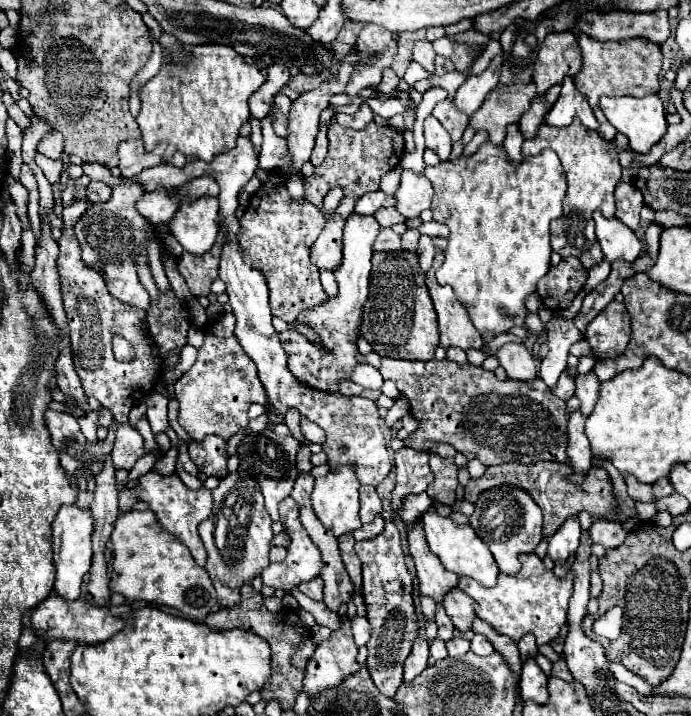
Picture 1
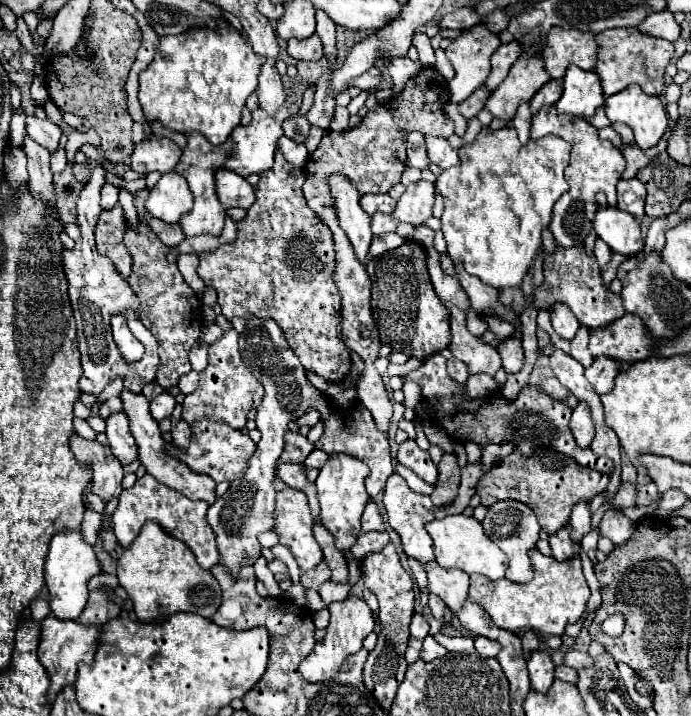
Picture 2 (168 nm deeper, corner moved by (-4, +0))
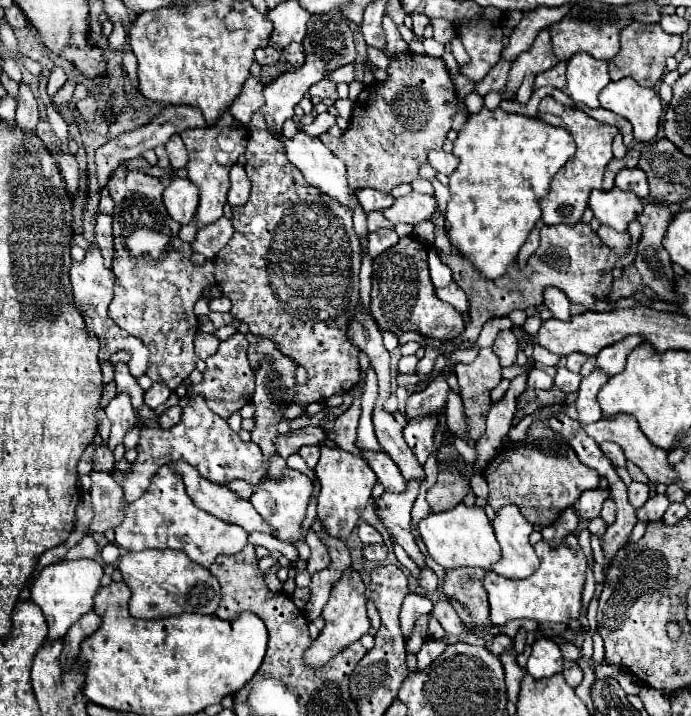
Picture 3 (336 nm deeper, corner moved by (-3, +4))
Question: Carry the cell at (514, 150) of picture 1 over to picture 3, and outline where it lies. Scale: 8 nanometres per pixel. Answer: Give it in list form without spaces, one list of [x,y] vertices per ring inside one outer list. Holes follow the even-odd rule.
[[[526,73],[526,77],[524,77],[522,85],[518,87],[516,101],[520,101],[520,103],[526,103],[526,101],[530,99],[530,95],[532,95],[532,87],[534,87],[534,75],[532,75],[532,73]]]

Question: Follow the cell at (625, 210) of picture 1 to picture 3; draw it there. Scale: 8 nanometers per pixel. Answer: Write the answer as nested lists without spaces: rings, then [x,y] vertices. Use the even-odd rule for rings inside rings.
[[[634,167],[634,169],[622,169],[616,175],[616,187],[624,191],[634,191],[640,199],[648,197],[648,179],[644,177],[644,171]]]

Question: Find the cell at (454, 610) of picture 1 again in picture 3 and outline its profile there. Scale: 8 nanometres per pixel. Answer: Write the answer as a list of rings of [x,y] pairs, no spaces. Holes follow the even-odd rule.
[[[410,481],[404,493],[382,493],[378,501],[374,501],[376,517],[382,521],[386,531],[394,537],[394,541],[410,555],[414,563],[420,567],[426,565],[424,553],[418,549],[412,533],[410,533],[410,509],[418,497],[418,487],[422,481]]]

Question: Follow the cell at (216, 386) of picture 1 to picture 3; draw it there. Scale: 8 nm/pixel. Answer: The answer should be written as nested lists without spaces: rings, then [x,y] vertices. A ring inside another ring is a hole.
[[[242,333],[232,335],[230,339],[220,343],[220,349],[216,355],[206,359],[206,371],[204,371],[204,381],[200,385],[194,385],[190,389],[192,393],[200,393],[204,395],[208,407],[218,413],[220,417],[228,419],[234,411],[242,409],[246,403],[252,401],[252,393],[254,393],[254,371],[248,363],[248,341]]]

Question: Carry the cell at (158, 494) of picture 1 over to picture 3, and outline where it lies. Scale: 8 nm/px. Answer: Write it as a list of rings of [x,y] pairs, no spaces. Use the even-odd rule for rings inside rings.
[[[168,463],[156,471],[144,495],[126,505],[126,517],[114,533],[116,545],[126,551],[180,549],[202,567],[210,567],[218,555],[242,551],[248,543],[248,533],[244,533],[244,529],[238,525],[224,525],[224,521],[216,521],[216,517],[198,509],[188,497],[180,473],[176,473]]]

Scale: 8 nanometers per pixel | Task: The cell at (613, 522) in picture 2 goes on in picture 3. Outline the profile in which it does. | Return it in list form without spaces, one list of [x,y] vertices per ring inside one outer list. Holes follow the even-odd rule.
[[[606,499],[600,515],[602,515],[602,519],[604,519],[608,525],[612,525],[612,523],[616,521],[616,503],[614,503],[612,499]]]

